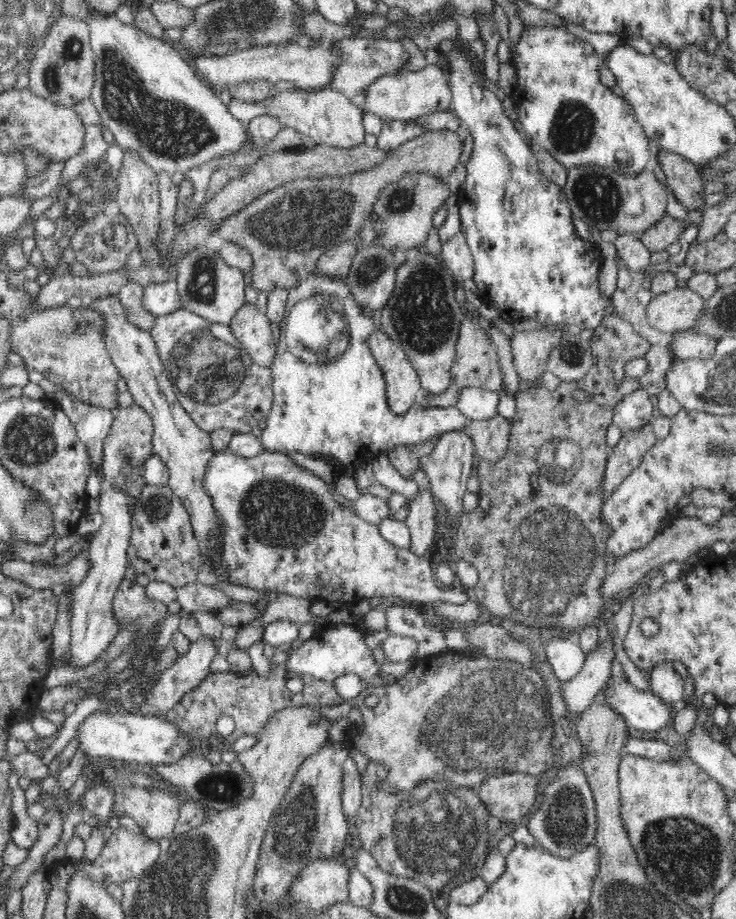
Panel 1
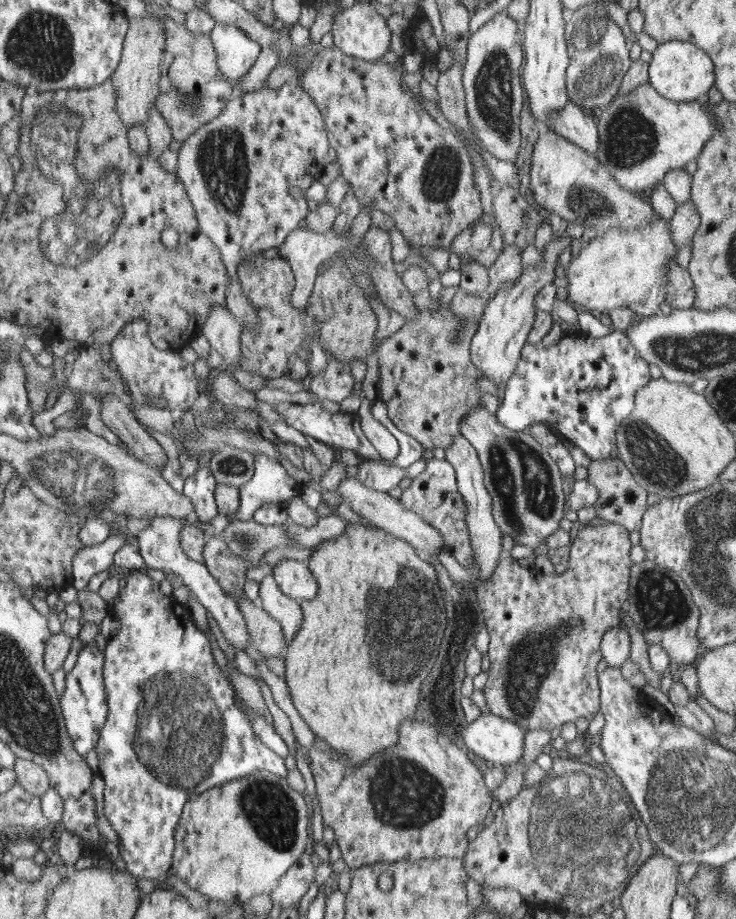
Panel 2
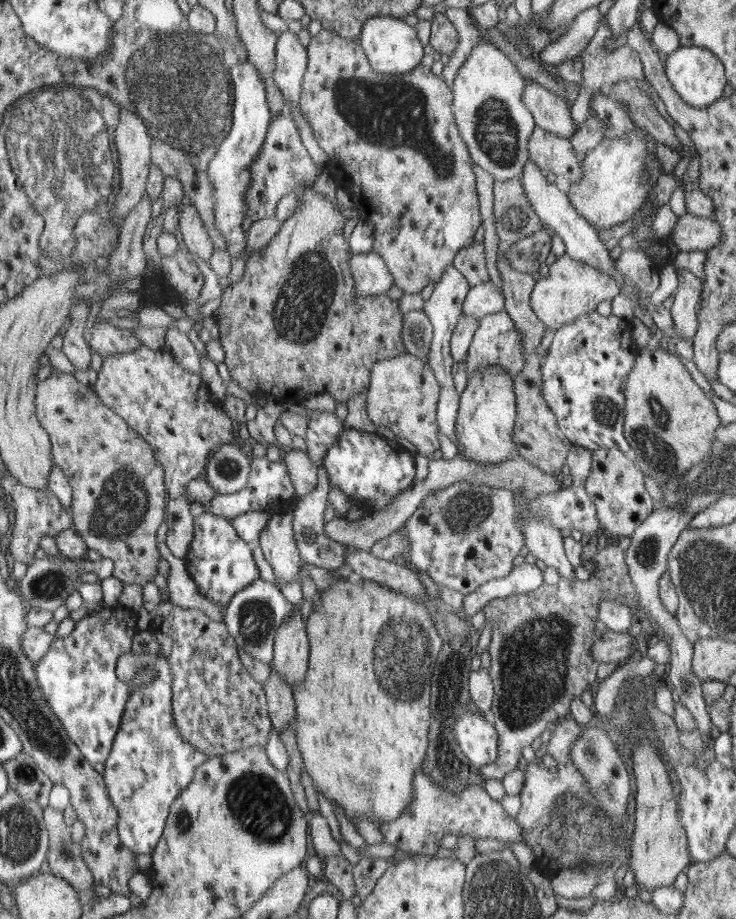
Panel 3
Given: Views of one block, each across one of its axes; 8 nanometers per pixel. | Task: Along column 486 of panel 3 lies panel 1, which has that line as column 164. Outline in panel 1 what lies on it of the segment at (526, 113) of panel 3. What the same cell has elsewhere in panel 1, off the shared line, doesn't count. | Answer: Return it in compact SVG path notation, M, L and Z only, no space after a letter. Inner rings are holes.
M87 12L83 19L88 25L90 45L95 55L94 82L90 99L96 107L96 110L99 112L105 128L108 128L114 135L116 146L120 146L123 151L129 150L130 152L135 152L146 164L149 164L150 168L153 168L154 172L158 175L164 170L164 172L167 172L170 176L176 178L180 172L188 172L188 170L194 168L194 166L200 166L200 164L212 160L214 156L228 156L228 154L232 154L230 150L236 150L238 146L246 144L248 136L246 136L246 128L244 128L243 121L234 117L233 113L227 109L224 103L222 103L218 93L198 76L197 71L191 65L191 61L186 59L184 54L178 54L179 50L174 50L175 44L169 42L167 39L158 39L143 30L140 30L135 23L122 23L118 17L116 17L116 14L110 16L90 15Z

